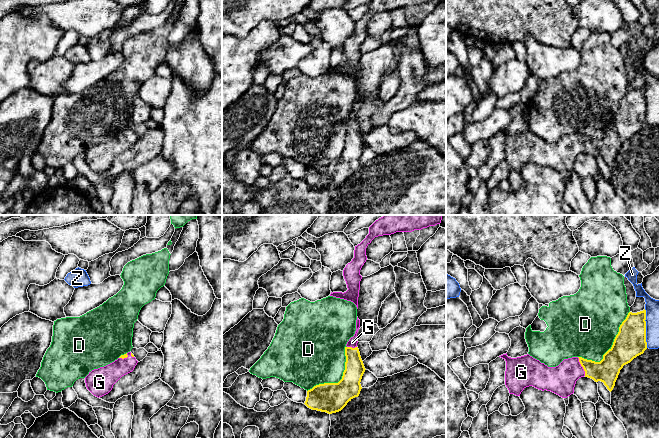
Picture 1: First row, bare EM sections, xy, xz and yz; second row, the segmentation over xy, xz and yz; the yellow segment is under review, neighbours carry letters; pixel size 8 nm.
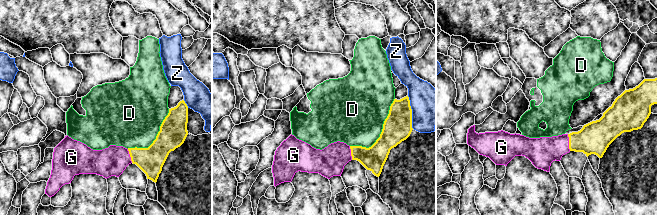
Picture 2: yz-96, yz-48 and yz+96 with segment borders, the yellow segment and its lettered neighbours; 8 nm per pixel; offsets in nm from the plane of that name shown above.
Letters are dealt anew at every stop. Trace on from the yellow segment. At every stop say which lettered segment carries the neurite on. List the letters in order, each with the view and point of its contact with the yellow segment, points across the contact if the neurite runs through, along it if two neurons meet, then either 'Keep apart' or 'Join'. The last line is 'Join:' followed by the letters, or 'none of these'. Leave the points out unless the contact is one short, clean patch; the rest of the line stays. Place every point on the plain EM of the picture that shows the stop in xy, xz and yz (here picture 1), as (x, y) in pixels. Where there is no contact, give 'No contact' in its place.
D: Touches yellow at yz (611, 123). Keep apart
G: Touches yellow at yz (581, 141). Path across: yz (607, 146), (593, 146), (581, 141), (573, 144), (561, 156). Join
Z: Touches yellow at yz (645, 104). Keep apart
Join: G

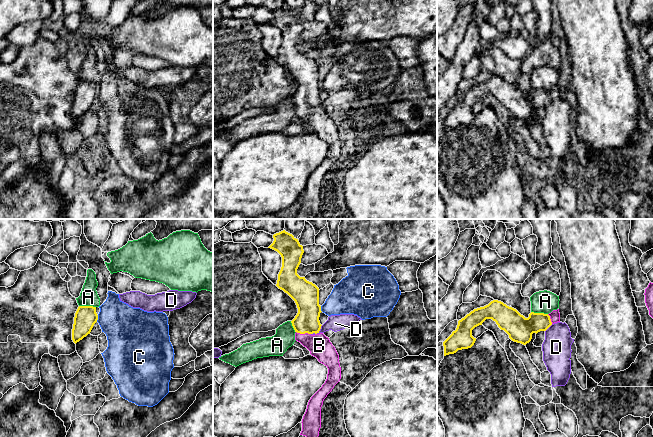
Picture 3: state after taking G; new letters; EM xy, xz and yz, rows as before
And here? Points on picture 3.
A: Touches yellow at xy (87, 82). Boundary: xy (79, 81), (92, 81), (95, 83). Keep apart
B: Touches yellow at xz (303, 109). Path across: xz (307, 95), (304, 100), (303, 109), (313, 119), (319, 121). Join
C: Touches yellow at xy (97, 94). Boundary: xy (98, 91), (96, 97). Keep apart
D: Touches yellow at xz (317, 108). Boundary: xz (322, 101), (316, 109), (311, 110). Keep apart
Join: B

